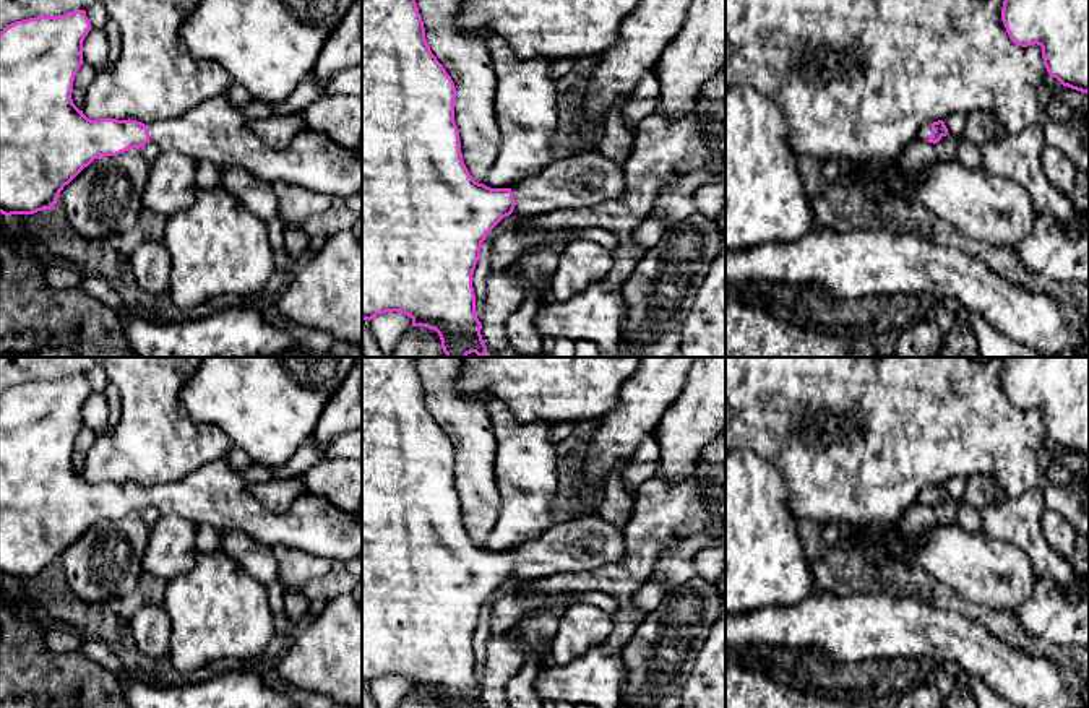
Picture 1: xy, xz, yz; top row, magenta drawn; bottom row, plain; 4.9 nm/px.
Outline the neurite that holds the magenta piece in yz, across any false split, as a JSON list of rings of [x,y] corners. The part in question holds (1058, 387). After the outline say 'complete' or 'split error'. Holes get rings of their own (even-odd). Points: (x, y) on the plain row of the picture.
[[[1003,357],[1001,385],[1021,411],[1040,409],[1044,429],[1063,450],[1089,460],[1089,357]]]; complete

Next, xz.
[[[362,357],[362,684],[370,685],[380,677],[399,676],[412,682],[412,690],[435,693],[441,708],[485,708],[480,698],[482,689],[476,677],[472,638],[487,598],[511,576],[518,581],[534,581],[557,573],[596,570],[605,563],[622,560],[626,554],[626,547],[623,529],[615,528],[597,513],[553,523],[540,537],[524,542],[513,552],[490,552],[479,547],[472,542],[463,525],[459,494],[454,486],[454,468],[454,447],[427,408],[415,357]]]; split error

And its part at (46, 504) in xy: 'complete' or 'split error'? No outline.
split error

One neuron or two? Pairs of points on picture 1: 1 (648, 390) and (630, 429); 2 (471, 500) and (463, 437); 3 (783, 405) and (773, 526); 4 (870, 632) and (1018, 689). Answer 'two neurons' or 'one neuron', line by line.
1: one neuron
2: one neuron
3: two neurons
4: one neuron

